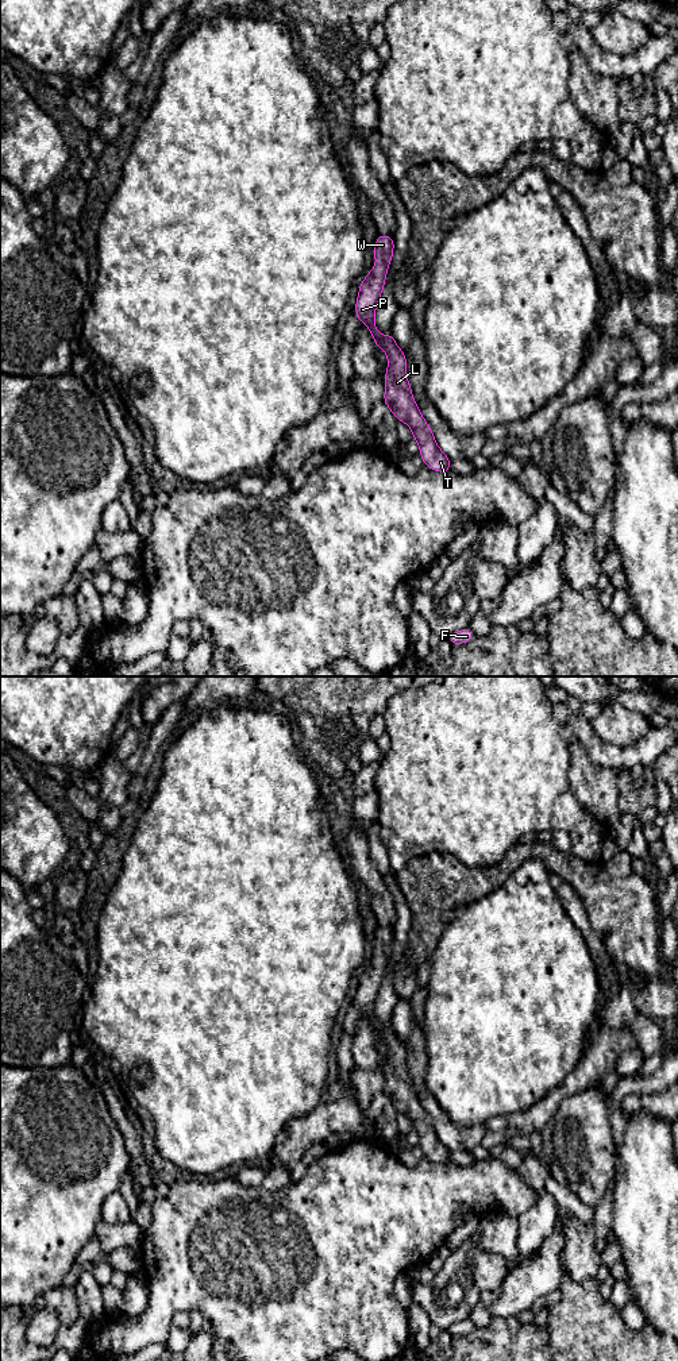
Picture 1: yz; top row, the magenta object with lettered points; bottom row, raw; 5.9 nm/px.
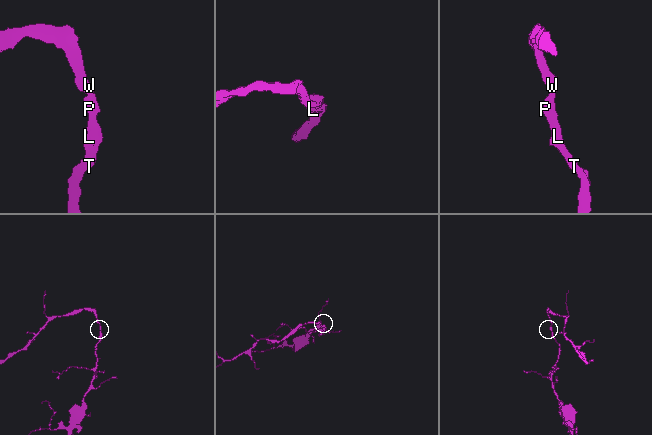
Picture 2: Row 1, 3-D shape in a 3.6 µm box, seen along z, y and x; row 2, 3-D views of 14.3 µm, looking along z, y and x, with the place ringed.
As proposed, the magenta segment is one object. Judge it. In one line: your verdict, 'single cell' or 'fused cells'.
single cell

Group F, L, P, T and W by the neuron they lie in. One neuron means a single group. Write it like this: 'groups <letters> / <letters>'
groups F L P T W

